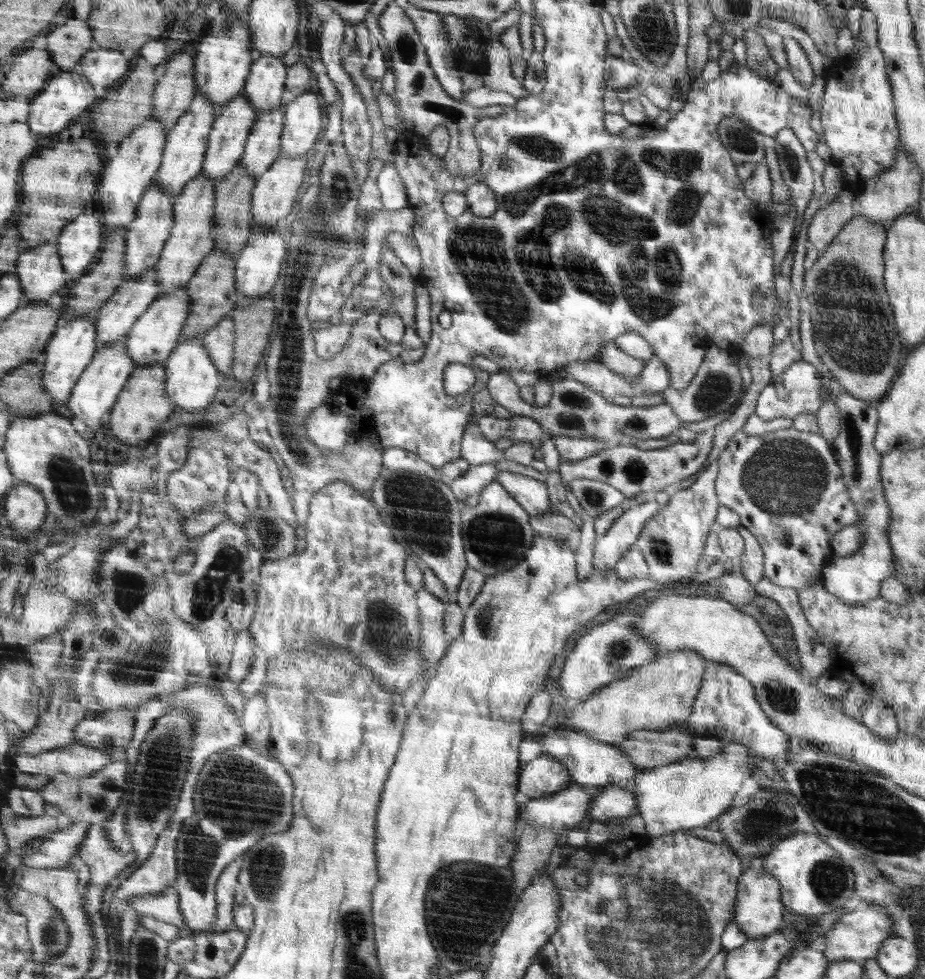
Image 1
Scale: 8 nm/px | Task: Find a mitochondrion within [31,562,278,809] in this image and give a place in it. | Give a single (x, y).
(140, 671)

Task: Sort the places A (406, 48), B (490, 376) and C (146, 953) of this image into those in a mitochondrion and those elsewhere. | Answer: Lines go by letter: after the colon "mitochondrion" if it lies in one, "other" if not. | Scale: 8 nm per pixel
A: mitochondrion
B: other
C: mitochondrion

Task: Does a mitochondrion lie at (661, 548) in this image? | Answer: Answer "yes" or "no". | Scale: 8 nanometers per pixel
yes

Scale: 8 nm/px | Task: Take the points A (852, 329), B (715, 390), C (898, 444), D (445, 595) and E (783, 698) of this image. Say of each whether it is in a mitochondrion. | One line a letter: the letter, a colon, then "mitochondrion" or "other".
A: mitochondrion
B: mitochondrion
C: other
D: other
E: mitochondrion

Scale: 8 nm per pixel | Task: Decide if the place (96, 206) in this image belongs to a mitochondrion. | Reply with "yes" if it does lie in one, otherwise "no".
no

